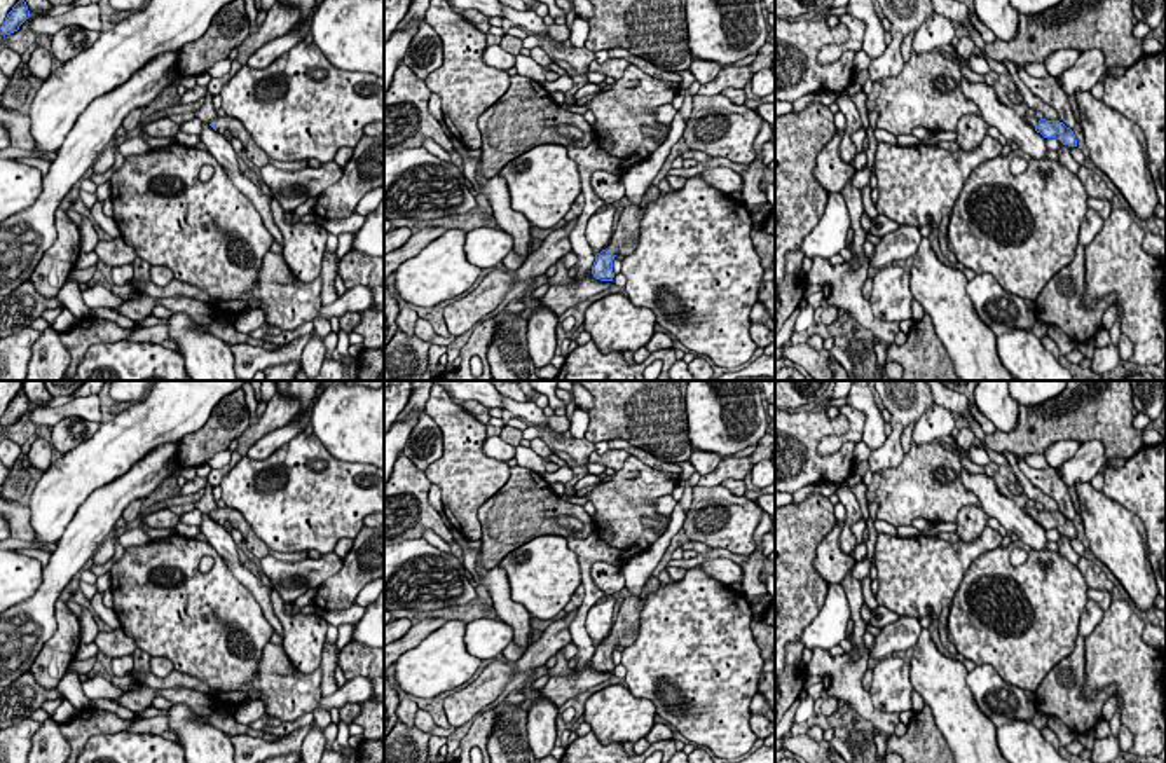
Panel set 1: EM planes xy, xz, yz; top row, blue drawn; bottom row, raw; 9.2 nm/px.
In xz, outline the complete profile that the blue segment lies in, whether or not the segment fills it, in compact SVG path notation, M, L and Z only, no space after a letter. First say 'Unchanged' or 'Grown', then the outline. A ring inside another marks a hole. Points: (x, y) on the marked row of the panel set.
Grown. M651 183L639 204L628 203L628 206L623 210L614 227L609 244L600 253L595 255L595 262L592 265L592 274L595 279L613 281L614 257L628 255L637 248L639 236L641 236L641 218L644 217L644 208L649 203L656 201L658 197L660 197L660 190Z

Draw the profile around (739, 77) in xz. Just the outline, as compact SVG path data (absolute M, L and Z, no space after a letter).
M749 65L747 66L724 66L721 68L721 72L712 82L700 86L700 91L696 96L707 96L707 98L717 96L728 87L745 89L745 86L752 80L752 75L754 73Z

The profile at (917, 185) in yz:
M986 134L972 150L948 152L939 145L890 145L878 141L874 171L878 215L899 225L939 229L971 173L1002 154L1002 143Z

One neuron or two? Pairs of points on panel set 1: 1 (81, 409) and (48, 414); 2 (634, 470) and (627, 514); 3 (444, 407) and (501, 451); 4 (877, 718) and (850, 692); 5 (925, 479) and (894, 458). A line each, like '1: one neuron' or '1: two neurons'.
1: one neuron
2: one neuron
3: two neurons
4: one neuron
5: two neurons

